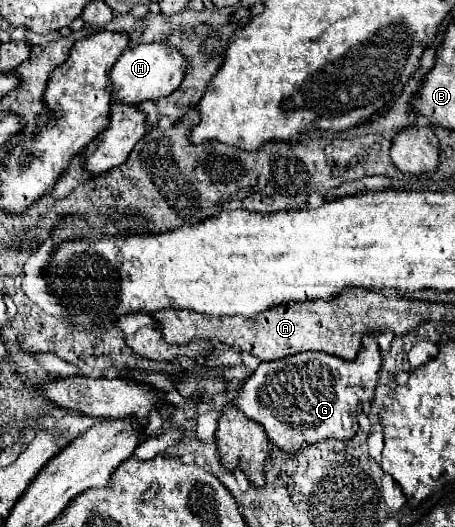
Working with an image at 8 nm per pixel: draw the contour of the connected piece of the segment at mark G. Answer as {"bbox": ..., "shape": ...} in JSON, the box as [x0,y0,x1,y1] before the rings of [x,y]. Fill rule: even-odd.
{"bbox":[230,332,382,452],"shape":[[[370,332],[362,336],[362,348],[356,360],[352,362],[326,352],[300,352],[288,358],[260,362],[258,370],[242,384],[238,398],[234,398],[230,404],[242,410],[248,418],[254,418],[256,422],[260,422],[270,442],[286,452],[296,452],[302,448],[302,444],[314,444],[316,440],[324,440],[324,438],[350,440],[358,430],[356,418],[362,412],[362,402],[374,398],[380,366],[382,366],[382,358],[380,358],[378,342],[376,342],[376,336]]]}

